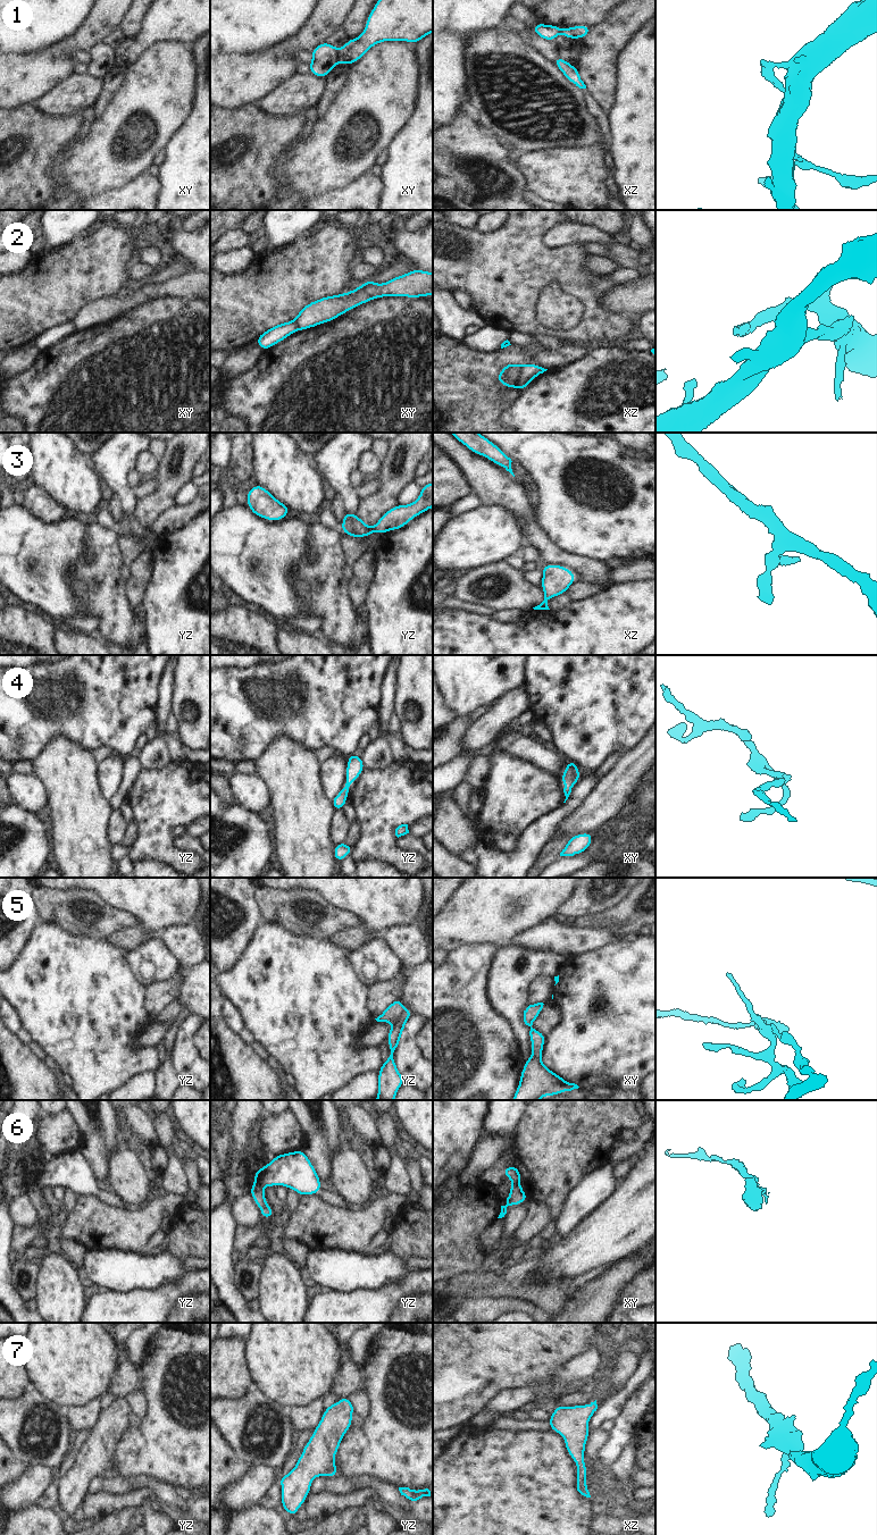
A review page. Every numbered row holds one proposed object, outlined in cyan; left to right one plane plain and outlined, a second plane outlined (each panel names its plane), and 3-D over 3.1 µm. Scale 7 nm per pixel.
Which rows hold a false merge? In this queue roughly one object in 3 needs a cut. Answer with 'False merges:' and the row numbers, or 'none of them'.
False merges: 1, 2, 6

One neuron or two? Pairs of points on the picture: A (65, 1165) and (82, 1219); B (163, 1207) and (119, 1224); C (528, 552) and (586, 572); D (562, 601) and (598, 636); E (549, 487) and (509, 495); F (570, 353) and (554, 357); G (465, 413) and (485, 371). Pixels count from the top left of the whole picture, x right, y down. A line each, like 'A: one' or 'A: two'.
A: two
B: one
C: two
D: two
E: two
F: one
G: one

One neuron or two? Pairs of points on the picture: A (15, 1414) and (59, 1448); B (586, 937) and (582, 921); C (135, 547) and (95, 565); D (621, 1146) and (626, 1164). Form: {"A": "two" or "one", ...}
{"A": "one", "B": "two", "C": "two", "D": "two"}

